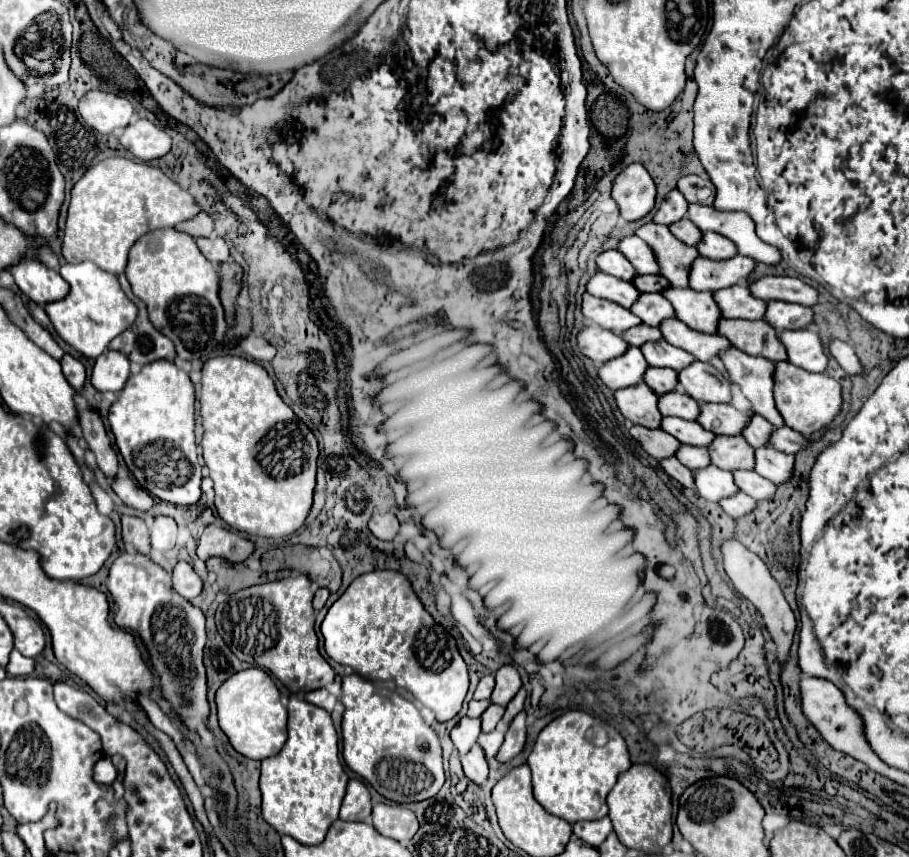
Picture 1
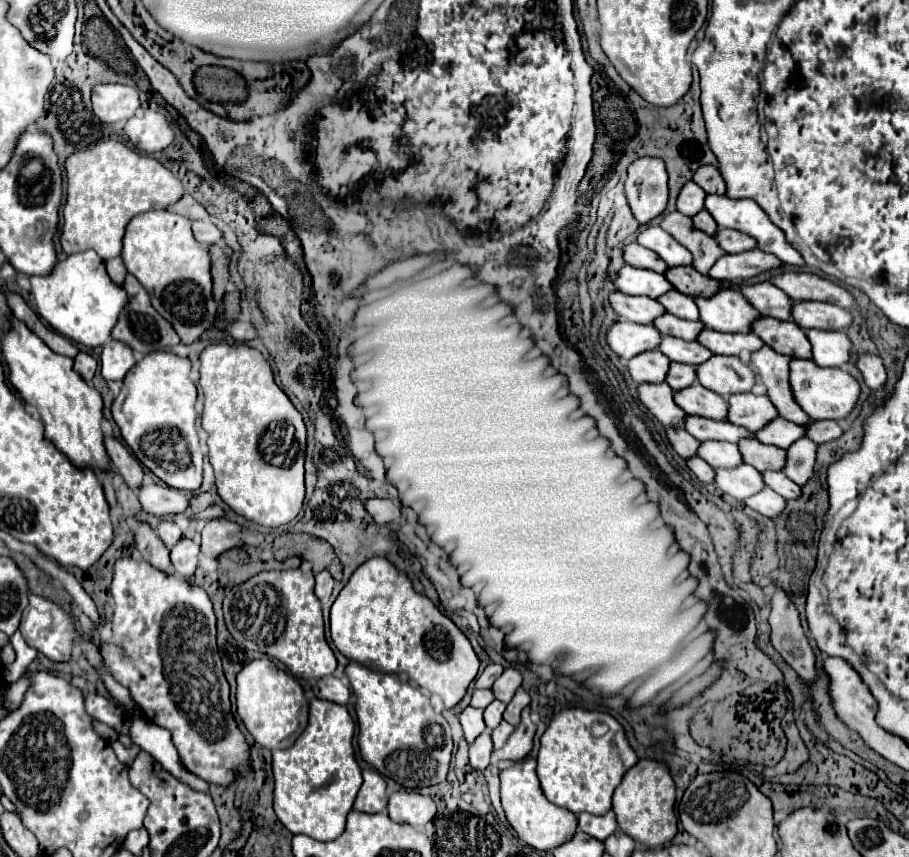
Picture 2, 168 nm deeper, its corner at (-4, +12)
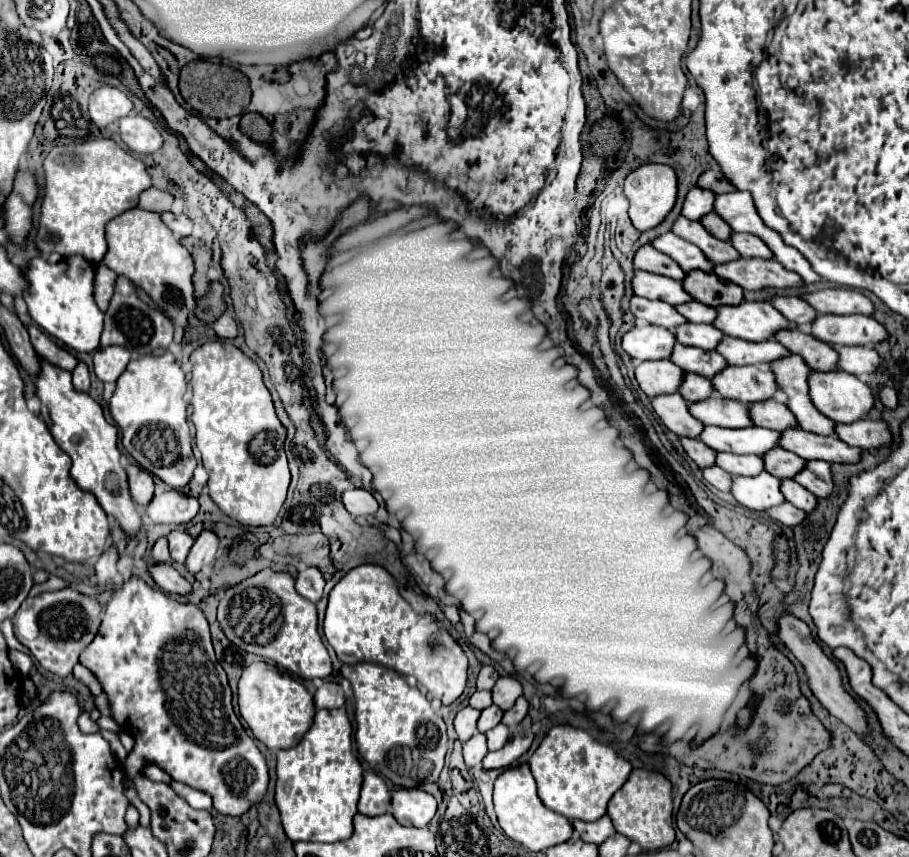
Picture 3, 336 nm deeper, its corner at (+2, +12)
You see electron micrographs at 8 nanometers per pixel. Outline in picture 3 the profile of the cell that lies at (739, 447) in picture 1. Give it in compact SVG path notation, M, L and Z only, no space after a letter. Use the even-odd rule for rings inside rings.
M785 449L769 451L763 457L763 461L765 461L765 469L779 479L793 479L797 471L805 469L805 463L807 463L799 455L793 455L791 451L785 451Z

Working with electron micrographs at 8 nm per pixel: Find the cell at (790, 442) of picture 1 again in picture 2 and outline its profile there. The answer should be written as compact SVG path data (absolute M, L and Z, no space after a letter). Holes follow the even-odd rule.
M811 421L805 427L807 427L807 437L813 443L827 443L841 437L843 433L837 421Z

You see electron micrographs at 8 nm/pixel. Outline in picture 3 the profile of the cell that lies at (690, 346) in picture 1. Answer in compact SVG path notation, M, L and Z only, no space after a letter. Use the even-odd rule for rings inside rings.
M725 337L717 351L729 361L729 365L757 365L757 363L773 363L777 359L789 357L787 351L779 341L765 341L765 343L749 343L735 337Z

